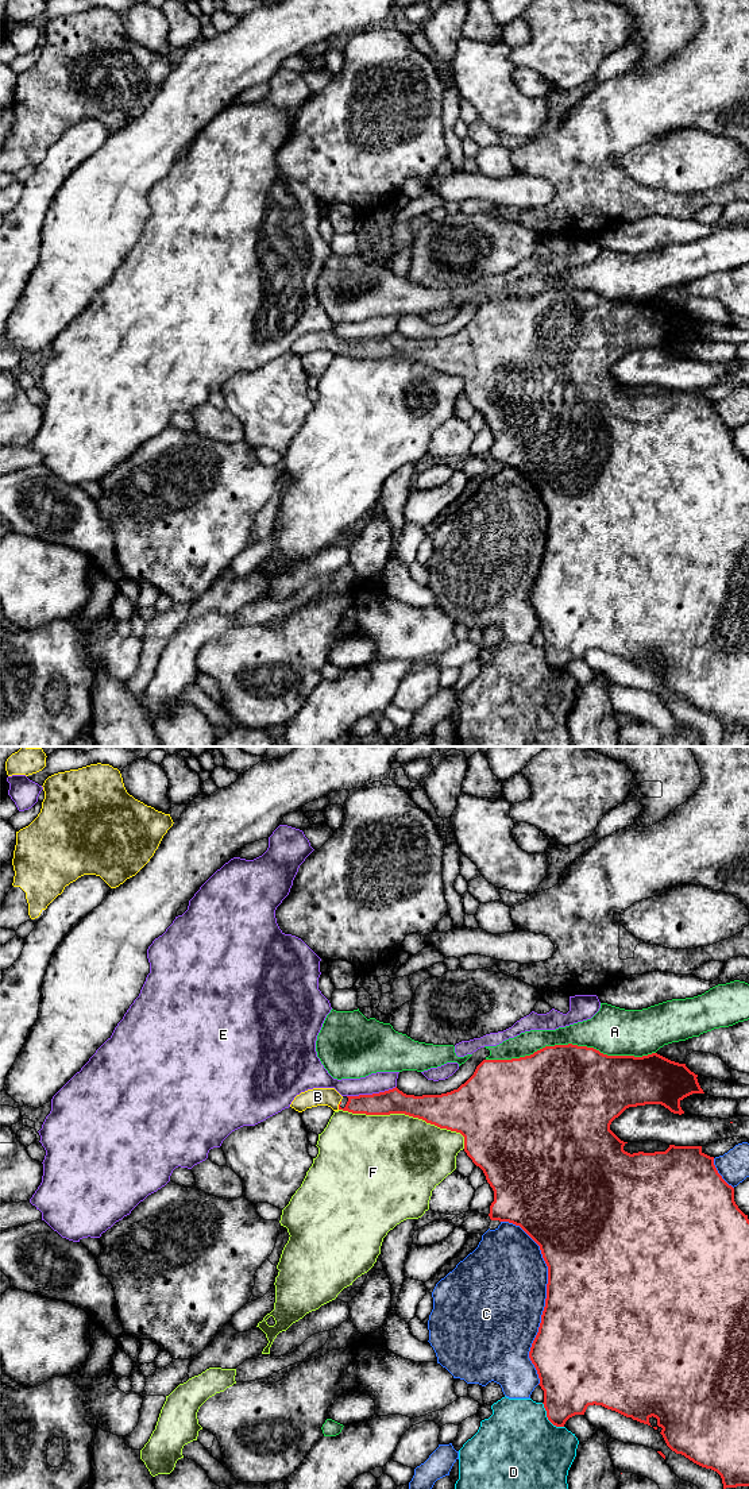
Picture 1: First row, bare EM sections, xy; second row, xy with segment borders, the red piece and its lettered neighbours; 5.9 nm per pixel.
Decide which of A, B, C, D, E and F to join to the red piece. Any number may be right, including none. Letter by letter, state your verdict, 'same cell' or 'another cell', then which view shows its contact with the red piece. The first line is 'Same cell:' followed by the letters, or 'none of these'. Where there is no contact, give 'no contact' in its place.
Same cell: B
A: another cell; meets red in xy
B: same cell; meets red in xy
C: another cell; meets red in xy
D: another cell; meets red in xy
E: another cell; meets red in xy
F: another cell; meets red in xy

